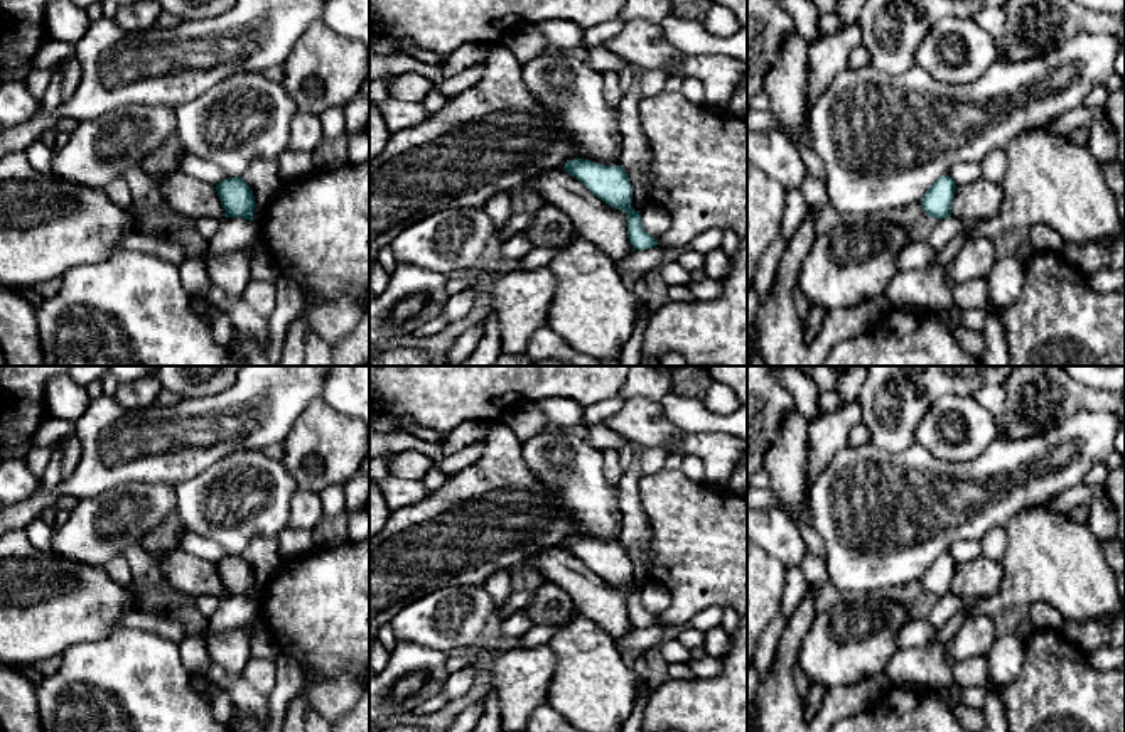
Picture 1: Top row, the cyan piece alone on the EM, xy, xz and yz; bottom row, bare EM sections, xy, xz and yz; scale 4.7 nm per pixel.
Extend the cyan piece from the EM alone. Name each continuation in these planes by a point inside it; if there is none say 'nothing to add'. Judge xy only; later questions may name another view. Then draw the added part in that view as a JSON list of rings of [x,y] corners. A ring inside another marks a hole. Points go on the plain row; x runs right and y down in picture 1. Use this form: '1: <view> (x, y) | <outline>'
nothing to add

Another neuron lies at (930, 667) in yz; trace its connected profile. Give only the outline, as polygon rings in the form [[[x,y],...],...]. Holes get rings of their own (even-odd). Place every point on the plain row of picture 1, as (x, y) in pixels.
[[[929,641],[919,648],[897,649],[884,673],[892,685],[914,690],[956,690],[955,666],[948,654],[948,643]]]

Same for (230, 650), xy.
[[[258,612],[256,619],[245,627],[228,632],[214,632],[211,629],[202,632],[213,663],[234,676],[243,675],[251,658],[250,638],[260,629],[266,629],[266,626]]]

